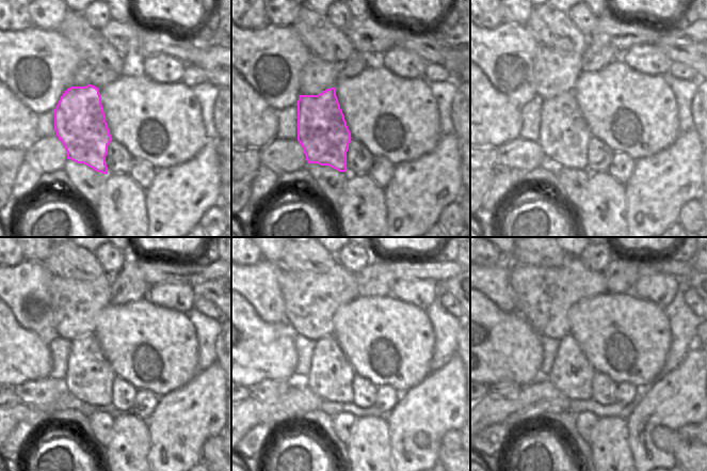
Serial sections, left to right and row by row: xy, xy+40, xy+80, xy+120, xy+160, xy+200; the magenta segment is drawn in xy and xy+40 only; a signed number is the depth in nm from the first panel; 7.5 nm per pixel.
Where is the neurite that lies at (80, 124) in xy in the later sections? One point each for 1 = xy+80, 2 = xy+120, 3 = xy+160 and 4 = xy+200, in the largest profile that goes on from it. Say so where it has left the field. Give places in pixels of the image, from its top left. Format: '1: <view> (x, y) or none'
1: xy+80 (563, 137)
2: xy+120 (90, 377)
3: xy+160 (331, 376)
4: xy+200 (572, 373)

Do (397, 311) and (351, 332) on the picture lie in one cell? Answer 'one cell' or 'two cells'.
one cell

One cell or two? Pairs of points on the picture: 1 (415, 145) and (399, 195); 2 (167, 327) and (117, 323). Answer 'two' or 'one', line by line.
1: two
2: one

